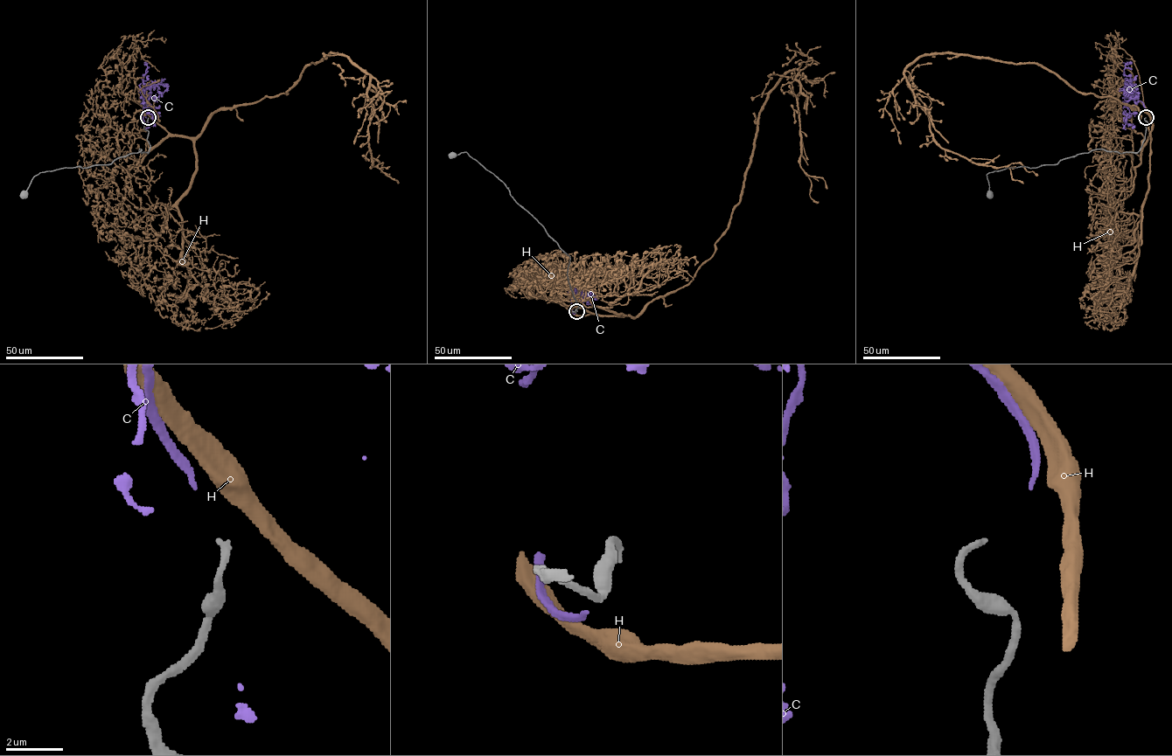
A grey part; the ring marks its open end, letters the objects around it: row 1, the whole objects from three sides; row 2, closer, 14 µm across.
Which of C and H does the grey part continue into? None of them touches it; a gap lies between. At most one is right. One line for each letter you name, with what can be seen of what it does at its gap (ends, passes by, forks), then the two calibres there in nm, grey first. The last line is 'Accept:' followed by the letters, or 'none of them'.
C: it ends | 200/170 nm
Accept: C

